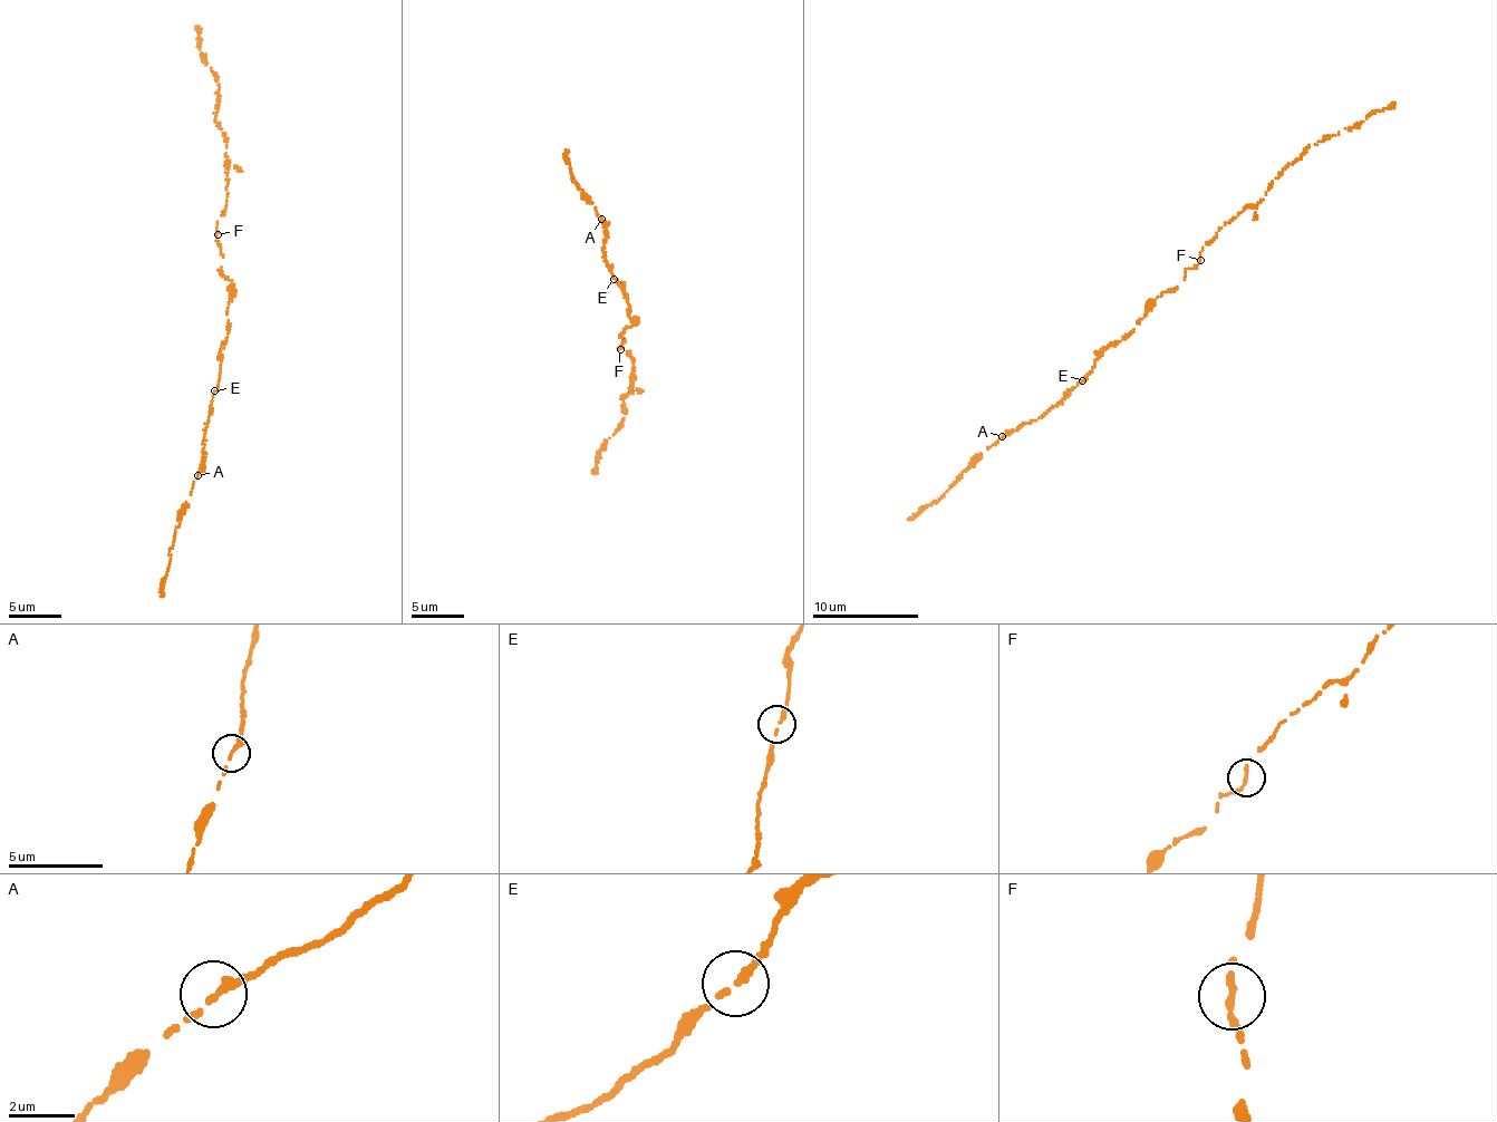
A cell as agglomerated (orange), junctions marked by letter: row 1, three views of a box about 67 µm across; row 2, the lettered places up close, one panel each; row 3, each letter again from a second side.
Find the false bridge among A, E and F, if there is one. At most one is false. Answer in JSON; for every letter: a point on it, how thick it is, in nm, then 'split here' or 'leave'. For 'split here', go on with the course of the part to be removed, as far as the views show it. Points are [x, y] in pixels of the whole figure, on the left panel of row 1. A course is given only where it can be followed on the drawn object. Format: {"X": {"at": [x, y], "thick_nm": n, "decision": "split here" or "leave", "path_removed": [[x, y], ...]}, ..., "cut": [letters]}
{"A": {"at": [198, 475], "thick_nm": 320, "decision": "leave"}, "E": {"at": [214, 390], "thick_nm": 280, "decision": "leave"}, "F": {"at": [218, 234], "thick_nm": 280, "decision": "leave"}, "cut": []}

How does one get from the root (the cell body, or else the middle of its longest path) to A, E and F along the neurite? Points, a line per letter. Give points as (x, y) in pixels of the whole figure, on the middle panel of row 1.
A: (631, 321), (625, 290), (612, 277), (602, 248), (606, 226), (601, 219)
E: (631, 321), (625, 290), (614, 279)
F: (631, 321), (635, 323), (624, 331), (625, 341), (619, 349)

